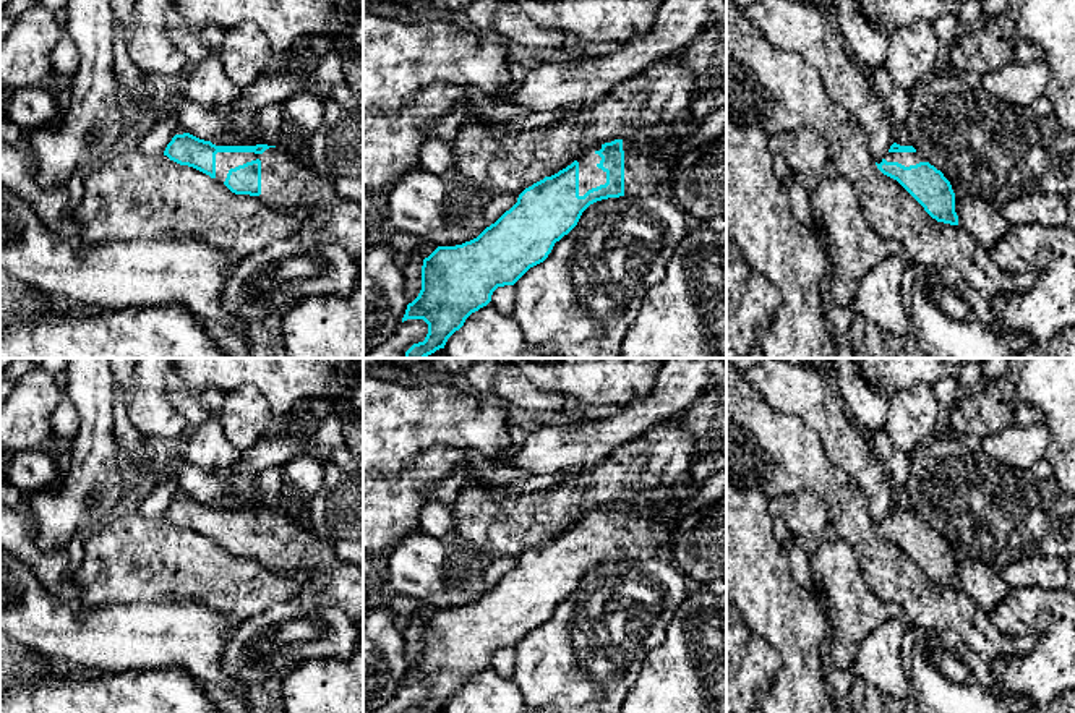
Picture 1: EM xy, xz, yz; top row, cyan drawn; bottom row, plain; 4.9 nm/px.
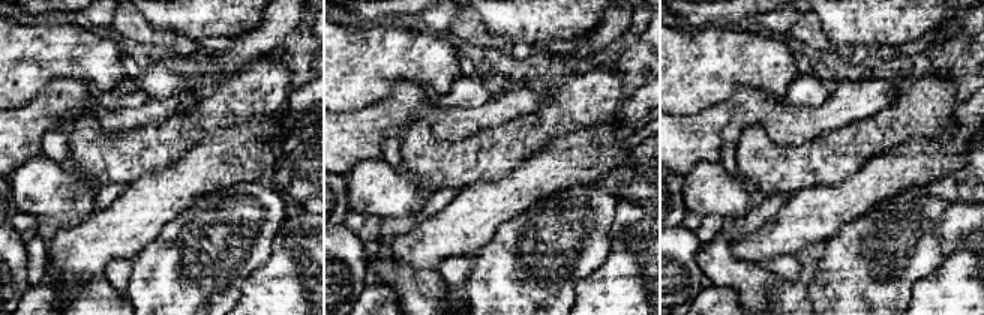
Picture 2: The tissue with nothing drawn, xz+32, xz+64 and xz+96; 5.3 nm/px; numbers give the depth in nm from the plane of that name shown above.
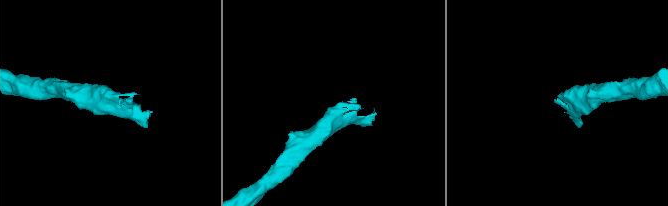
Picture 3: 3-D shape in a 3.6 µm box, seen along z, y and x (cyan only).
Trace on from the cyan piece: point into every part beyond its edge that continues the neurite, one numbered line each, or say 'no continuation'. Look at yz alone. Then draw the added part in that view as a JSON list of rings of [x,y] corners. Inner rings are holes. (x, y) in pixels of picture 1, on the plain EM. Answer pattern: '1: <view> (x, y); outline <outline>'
1: yz (907, 522); outline [[[916,514],[916,515],[887,515],[884,519],[887,525],[898,525],[905,530],[916,528],[919,525],[926,525],[926,522]]]

